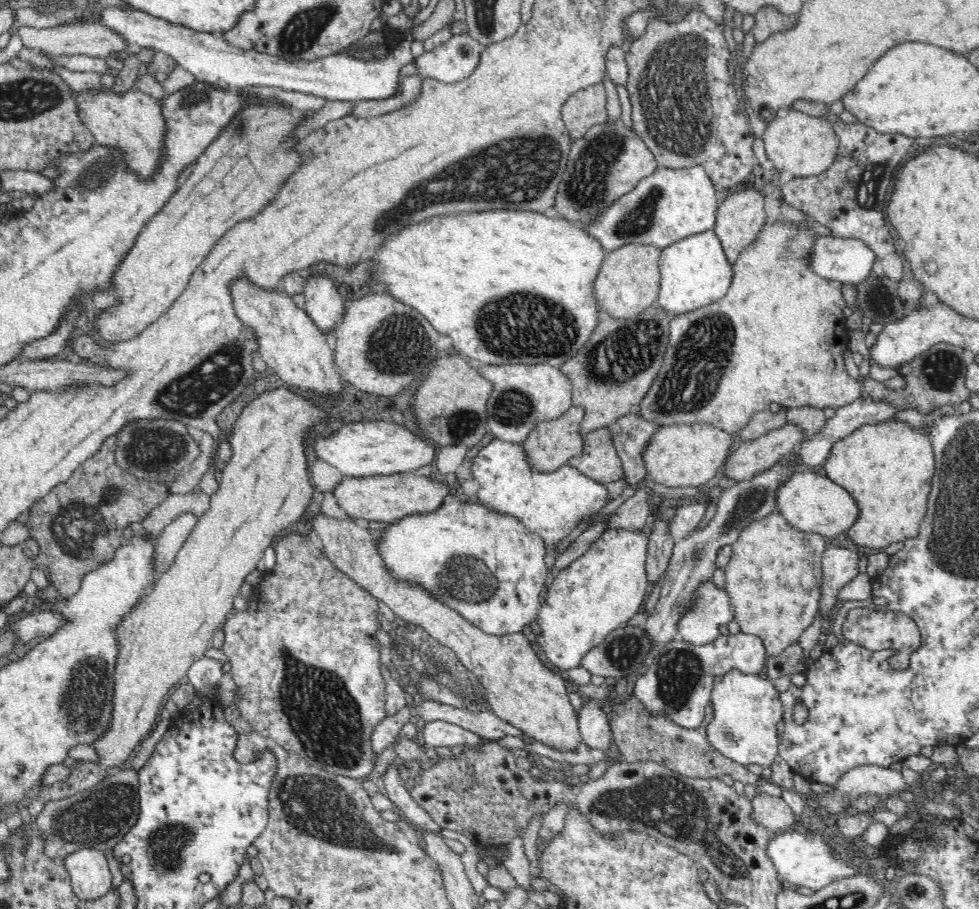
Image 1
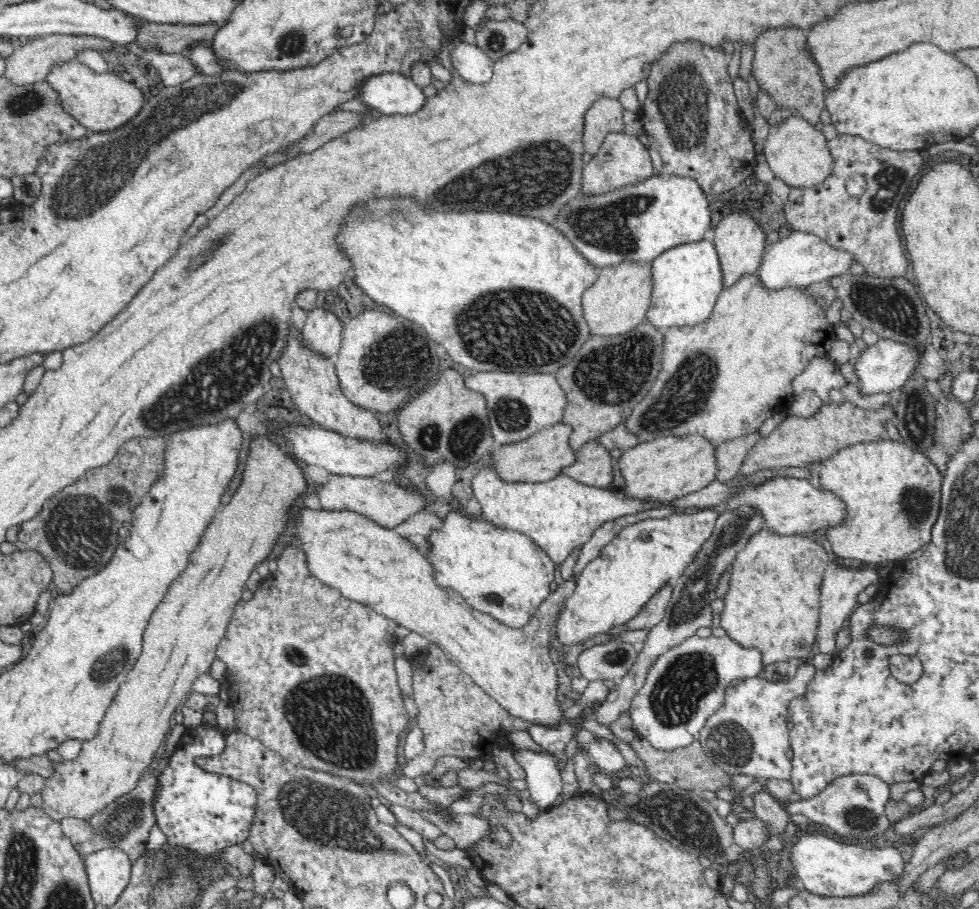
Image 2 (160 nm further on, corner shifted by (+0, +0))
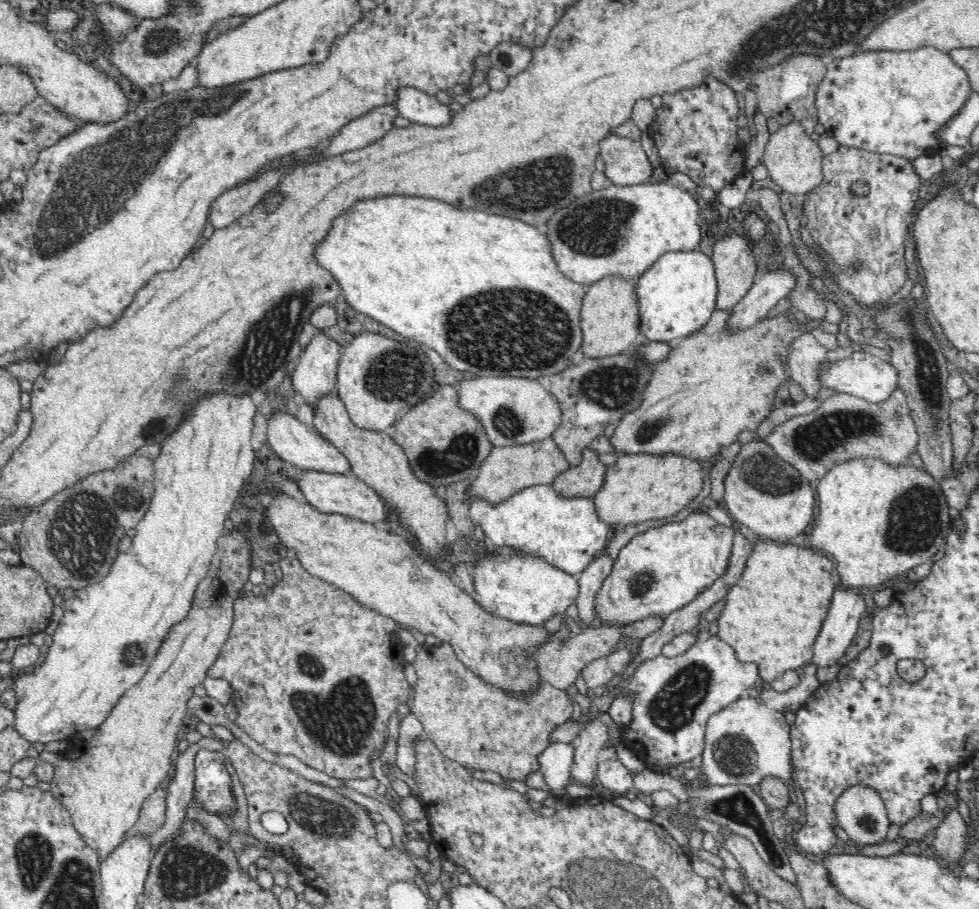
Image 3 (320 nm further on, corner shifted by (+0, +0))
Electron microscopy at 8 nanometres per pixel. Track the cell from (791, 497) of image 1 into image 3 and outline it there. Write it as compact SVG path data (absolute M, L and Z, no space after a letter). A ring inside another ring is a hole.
M756 439L744 444L732 461L732 468L724 480L724 502L730 522L740 522L764 540L784 544L803 541L803 532L814 520L816 498L807 479L800 472L776 456L765 440Z

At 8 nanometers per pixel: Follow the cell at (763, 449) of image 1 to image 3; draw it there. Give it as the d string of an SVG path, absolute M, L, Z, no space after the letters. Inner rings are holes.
M896 389L885 402L872 403L863 398L836 393L826 398L817 410L805 416L796 416L790 420L782 419L780 425L775 427L774 432L768 435L765 442L774 450L786 464L794 466L802 478L808 482L821 480L830 470L846 460L853 458L877 458L886 465L898 467L910 465L910 456L917 453L919 435L917 426L913 422L910 407L908 407L906 395L902 389Z

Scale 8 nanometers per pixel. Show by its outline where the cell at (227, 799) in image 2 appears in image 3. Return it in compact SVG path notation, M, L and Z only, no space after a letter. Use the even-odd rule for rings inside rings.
M200 748L194 758L194 794L192 801L213 815L230 816L236 810L232 778L224 765L225 754Z

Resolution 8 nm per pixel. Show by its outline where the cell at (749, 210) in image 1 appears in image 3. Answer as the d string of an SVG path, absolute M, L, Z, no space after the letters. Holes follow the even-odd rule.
M726 235L713 246L718 310L731 310L753 285L758 272L751 252L752 242L742 235Z

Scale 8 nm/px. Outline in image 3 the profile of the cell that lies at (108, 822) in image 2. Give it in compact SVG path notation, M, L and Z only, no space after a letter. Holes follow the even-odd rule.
M159 787L146 798L144 804L142 804L138 822L124 834L122 841L126 840L130 835L138 833L144 835L144 837L155 834L164 824L164 816L166 816L166 790L164 787Z

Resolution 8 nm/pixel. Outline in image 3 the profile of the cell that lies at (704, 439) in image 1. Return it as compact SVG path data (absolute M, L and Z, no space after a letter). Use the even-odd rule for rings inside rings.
M672 453L619 455L614 464L607 466L604 486L593 496L598 518L612 528L622 529L678 514L707 489L699 462Z

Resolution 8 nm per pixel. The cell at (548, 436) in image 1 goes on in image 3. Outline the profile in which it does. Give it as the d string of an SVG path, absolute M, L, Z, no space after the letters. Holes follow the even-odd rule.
M551 437L526 445L494 447L482 462L478 475L470 481L468 498L483 498L496 506L498 502L504 502L519 490L537 485L553 485L554 480L568 468L570 464Z

